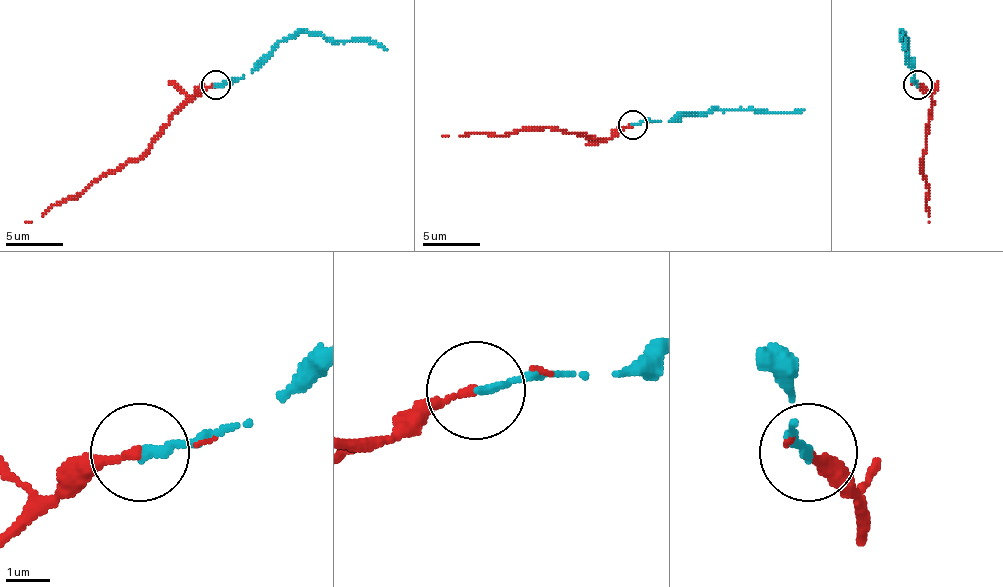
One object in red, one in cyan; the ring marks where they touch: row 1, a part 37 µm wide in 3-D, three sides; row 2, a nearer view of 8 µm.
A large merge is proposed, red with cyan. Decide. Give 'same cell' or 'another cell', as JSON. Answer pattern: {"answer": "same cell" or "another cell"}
{"answer": "same cell"}

